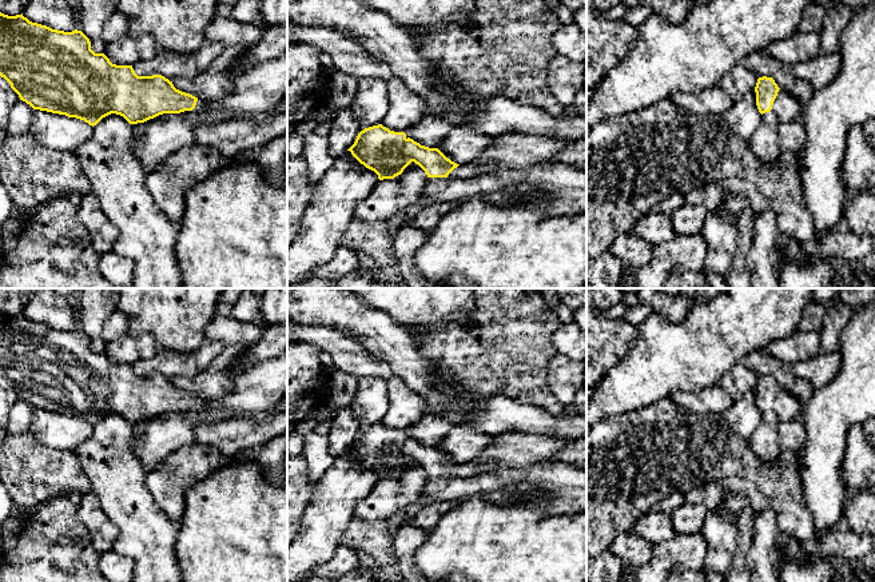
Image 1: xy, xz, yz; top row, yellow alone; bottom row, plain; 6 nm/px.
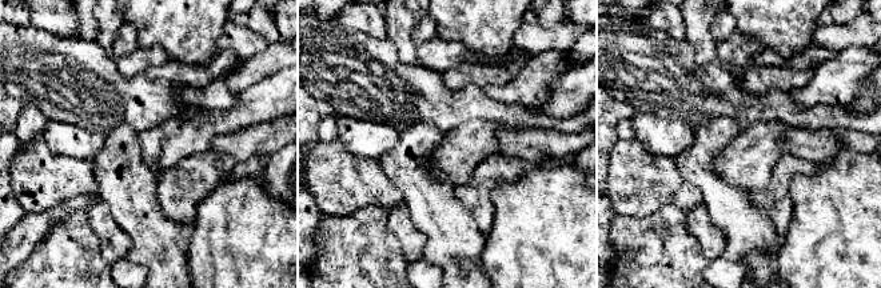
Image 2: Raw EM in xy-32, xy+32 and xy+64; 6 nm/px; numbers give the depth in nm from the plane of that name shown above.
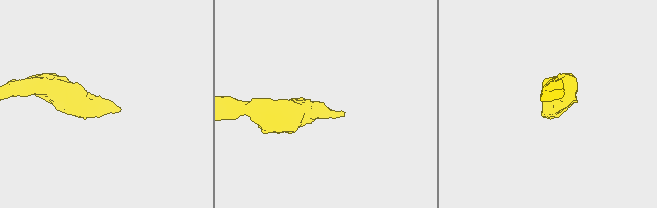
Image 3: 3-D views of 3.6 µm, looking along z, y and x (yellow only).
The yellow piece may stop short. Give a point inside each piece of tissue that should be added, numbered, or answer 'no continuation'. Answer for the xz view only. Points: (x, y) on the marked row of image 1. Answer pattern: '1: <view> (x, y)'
1: xz (567, 184)

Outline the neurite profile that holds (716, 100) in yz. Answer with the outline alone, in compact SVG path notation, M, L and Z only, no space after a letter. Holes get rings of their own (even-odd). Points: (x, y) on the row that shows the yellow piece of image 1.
M719 85L705 88L695 93L677 92L671 100L680 108L695 115L724 115L733 104L728 92Z

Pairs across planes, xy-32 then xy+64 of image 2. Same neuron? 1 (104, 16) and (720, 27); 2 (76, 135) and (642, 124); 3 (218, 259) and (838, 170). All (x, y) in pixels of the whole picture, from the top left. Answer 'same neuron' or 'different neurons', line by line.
1: different neurons
2: same neuron
3: same neuron

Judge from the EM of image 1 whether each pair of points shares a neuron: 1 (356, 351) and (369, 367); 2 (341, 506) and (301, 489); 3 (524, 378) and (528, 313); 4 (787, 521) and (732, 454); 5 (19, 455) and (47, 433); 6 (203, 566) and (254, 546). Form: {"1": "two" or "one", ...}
{"1": "one", "2": "two", "3": "one", "4": "one", "5": "two", "6": "one"}

